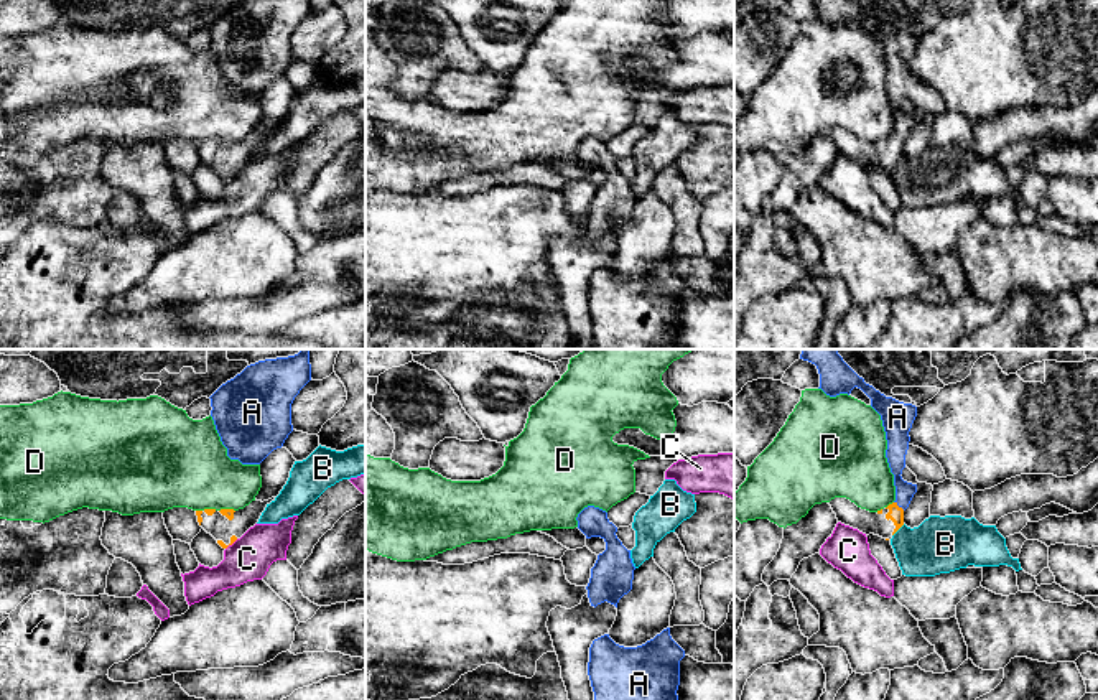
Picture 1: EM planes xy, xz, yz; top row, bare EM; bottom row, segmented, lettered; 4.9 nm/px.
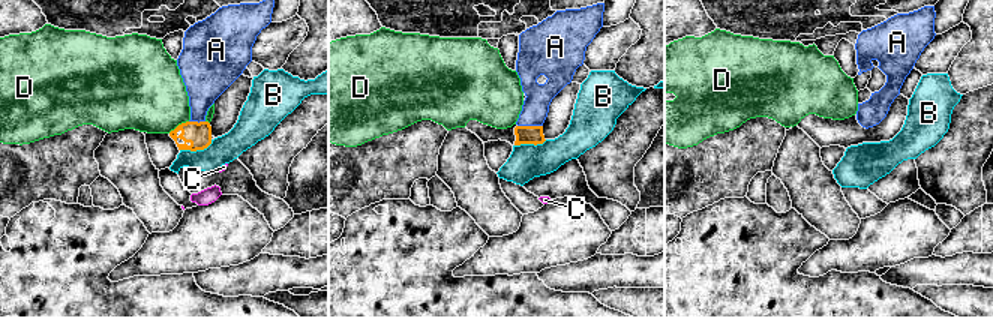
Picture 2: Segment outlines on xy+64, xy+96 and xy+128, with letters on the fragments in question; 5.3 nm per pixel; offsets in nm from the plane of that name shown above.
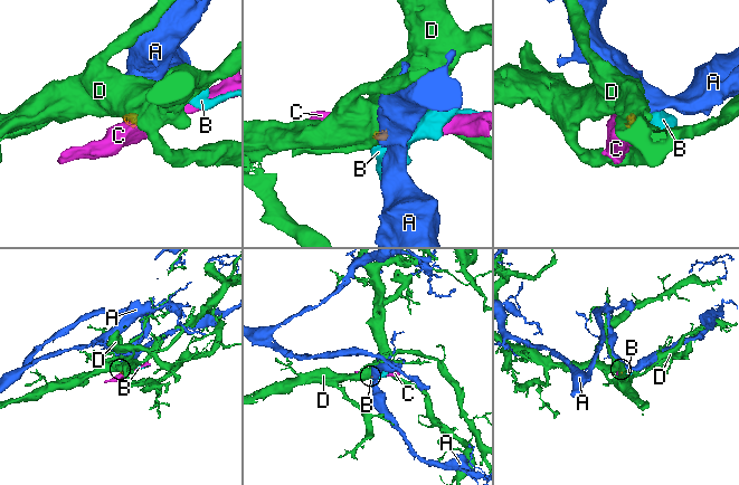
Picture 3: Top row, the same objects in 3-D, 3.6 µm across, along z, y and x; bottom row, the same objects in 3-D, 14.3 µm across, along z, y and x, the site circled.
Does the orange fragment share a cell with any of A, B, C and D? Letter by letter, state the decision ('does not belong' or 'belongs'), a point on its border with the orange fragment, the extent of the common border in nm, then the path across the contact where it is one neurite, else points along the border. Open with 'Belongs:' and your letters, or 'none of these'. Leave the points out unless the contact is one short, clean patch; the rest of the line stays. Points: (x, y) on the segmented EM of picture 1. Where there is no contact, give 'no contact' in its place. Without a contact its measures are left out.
Belongs: A
A: belongs | yz (897, 506) | 70 nm | across yz (896, 514), (897, 506), (901, 485), (896, 455)
B: does not belong | yz (897, 529) | 90 nm | along yz (904, 524), (893, 536)
C: does not belong | xy (231, 544) | 80 nm | along xy (237, 539), (226, 549)
D: does not belong | yz (889, 504) | 50 nm | along yz (893, 501), (886, 508)

